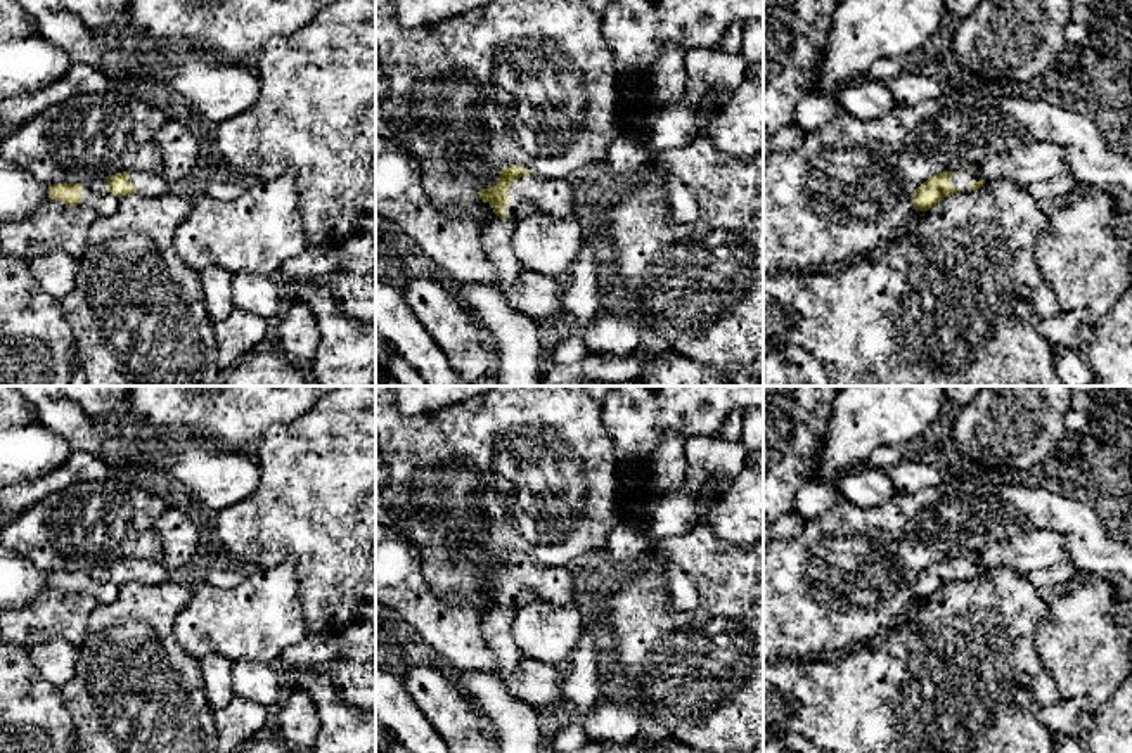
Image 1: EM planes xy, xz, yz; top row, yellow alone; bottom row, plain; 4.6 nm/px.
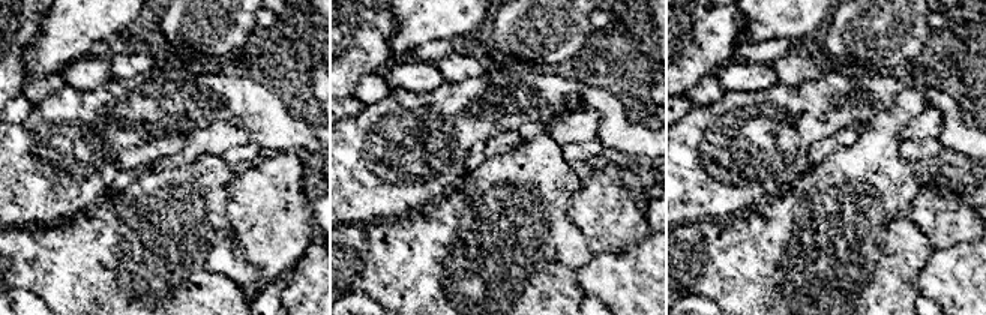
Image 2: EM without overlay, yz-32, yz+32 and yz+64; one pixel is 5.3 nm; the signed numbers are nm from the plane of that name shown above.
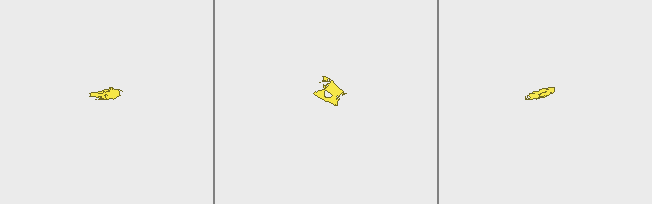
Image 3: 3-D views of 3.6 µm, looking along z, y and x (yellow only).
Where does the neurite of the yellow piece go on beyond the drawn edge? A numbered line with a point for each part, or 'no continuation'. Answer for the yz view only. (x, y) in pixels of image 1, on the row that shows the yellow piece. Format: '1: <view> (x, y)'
1: yz (963, 179)

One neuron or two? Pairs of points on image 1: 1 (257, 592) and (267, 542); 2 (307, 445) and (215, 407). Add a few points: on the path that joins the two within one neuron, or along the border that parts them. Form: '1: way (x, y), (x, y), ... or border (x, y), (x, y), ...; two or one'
1: border (250, 570), (289, 561), (298, 585); two
2: border (303, 412), (289, 423), (276, 423), (251, 452); two

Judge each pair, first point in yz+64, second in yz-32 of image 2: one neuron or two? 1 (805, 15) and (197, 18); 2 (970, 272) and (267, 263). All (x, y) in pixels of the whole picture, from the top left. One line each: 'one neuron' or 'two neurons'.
1: two neurons
2: two neurons

